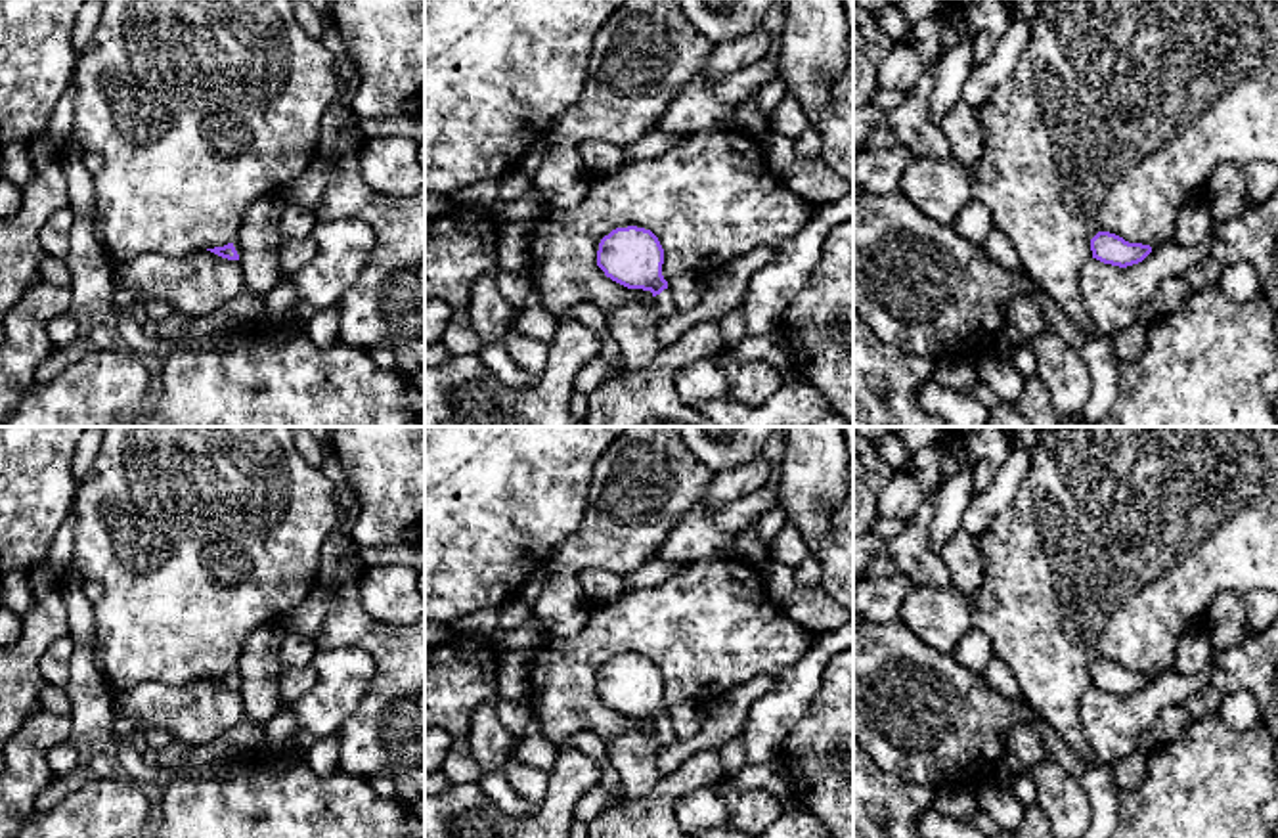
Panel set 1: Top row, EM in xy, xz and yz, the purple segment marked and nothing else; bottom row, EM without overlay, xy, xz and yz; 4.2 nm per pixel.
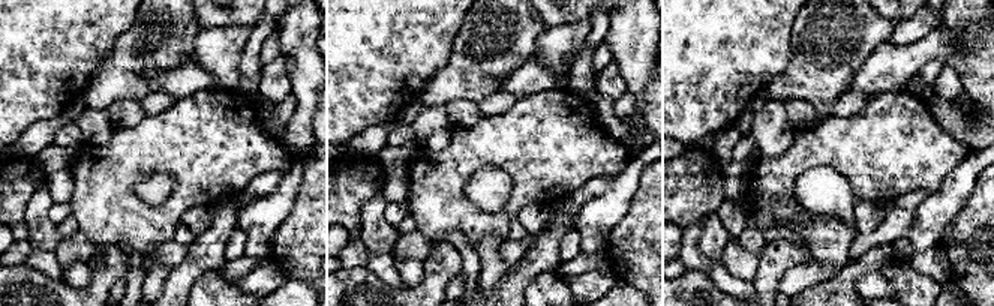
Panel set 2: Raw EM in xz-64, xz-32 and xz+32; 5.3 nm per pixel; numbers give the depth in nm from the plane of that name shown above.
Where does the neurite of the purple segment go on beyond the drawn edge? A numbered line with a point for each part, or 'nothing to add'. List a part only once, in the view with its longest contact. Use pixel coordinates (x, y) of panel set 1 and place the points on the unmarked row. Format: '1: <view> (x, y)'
1: xz (664, 729)

